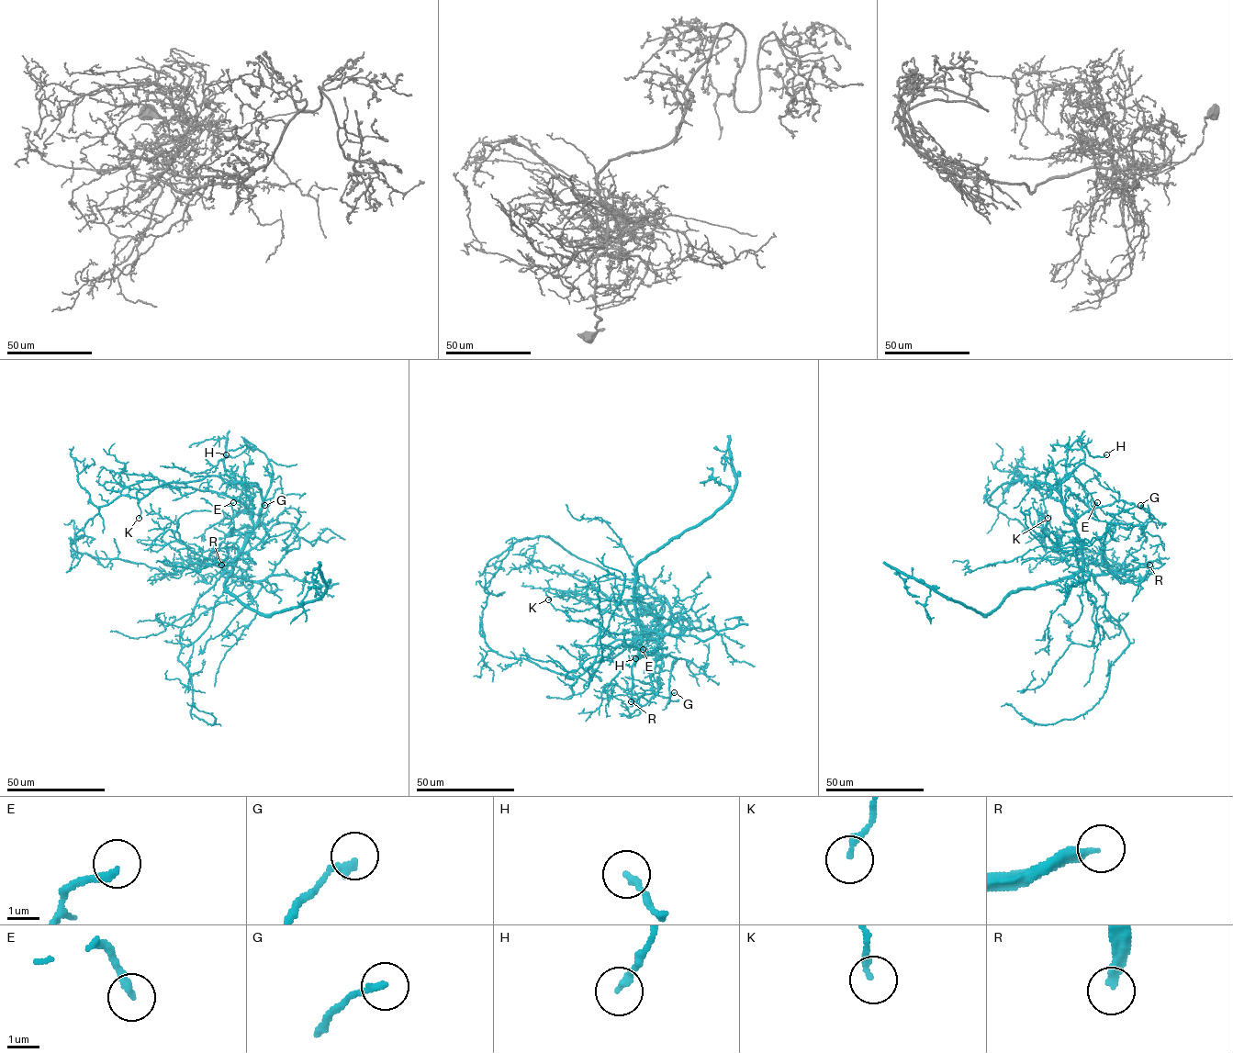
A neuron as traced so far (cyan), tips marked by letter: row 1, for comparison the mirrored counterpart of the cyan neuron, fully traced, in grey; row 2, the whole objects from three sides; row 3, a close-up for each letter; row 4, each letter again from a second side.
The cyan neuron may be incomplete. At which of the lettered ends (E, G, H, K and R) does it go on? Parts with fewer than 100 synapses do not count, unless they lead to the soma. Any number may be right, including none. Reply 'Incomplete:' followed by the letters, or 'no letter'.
Incomplete: R

